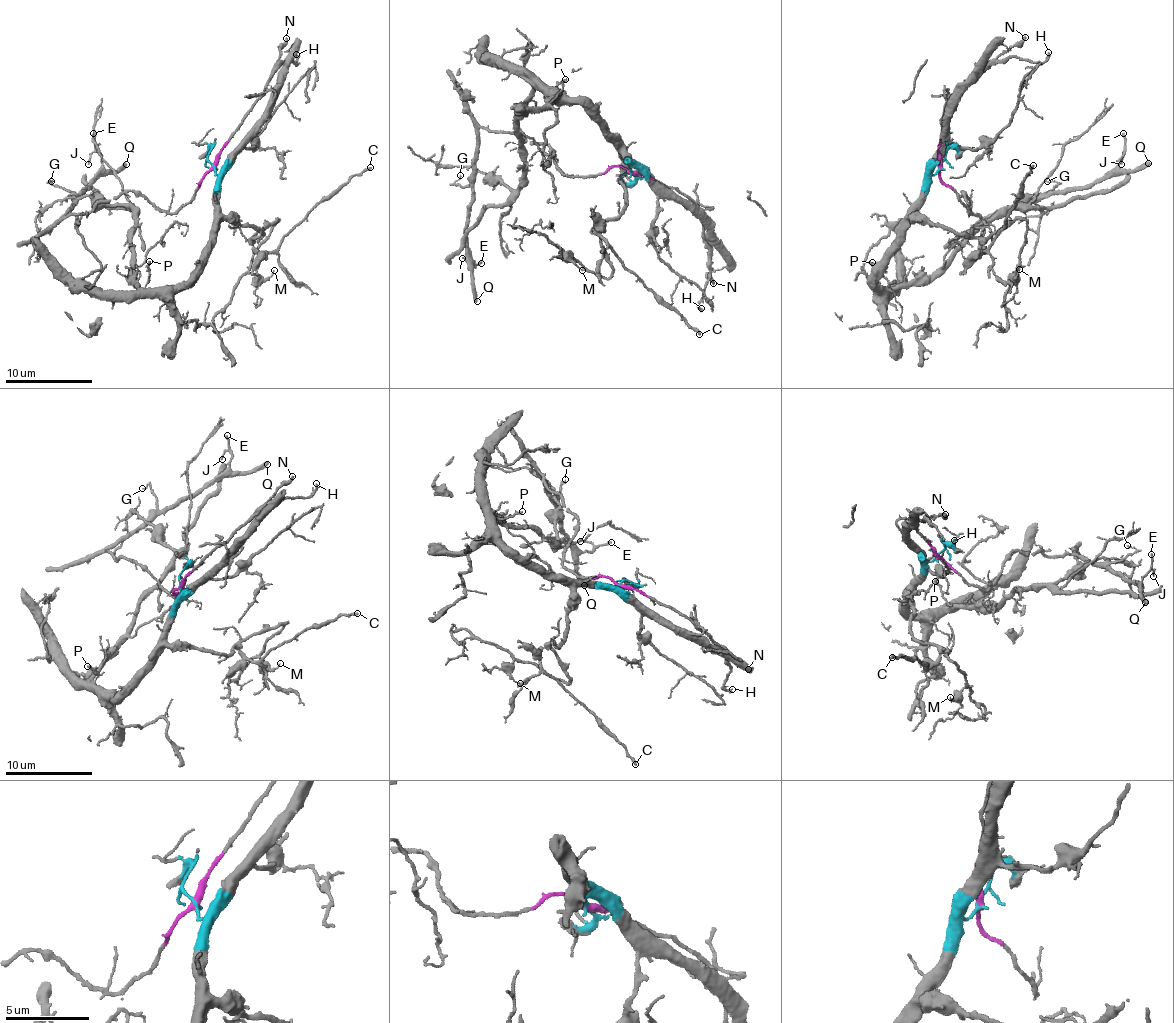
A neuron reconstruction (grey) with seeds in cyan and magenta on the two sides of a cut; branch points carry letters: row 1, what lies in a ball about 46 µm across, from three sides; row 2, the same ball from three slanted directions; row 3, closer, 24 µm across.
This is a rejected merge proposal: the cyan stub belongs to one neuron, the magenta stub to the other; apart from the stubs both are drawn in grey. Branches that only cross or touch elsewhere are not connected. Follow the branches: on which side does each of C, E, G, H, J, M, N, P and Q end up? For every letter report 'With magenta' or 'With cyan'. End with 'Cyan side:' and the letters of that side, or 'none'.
C: With cyan
E: With magenta
G: With magenta
H: With magenta
J: With magenta
M: With cyan
N: With magenta
P: With cyan
Q: With magenta
Cyan side: C, M, P

